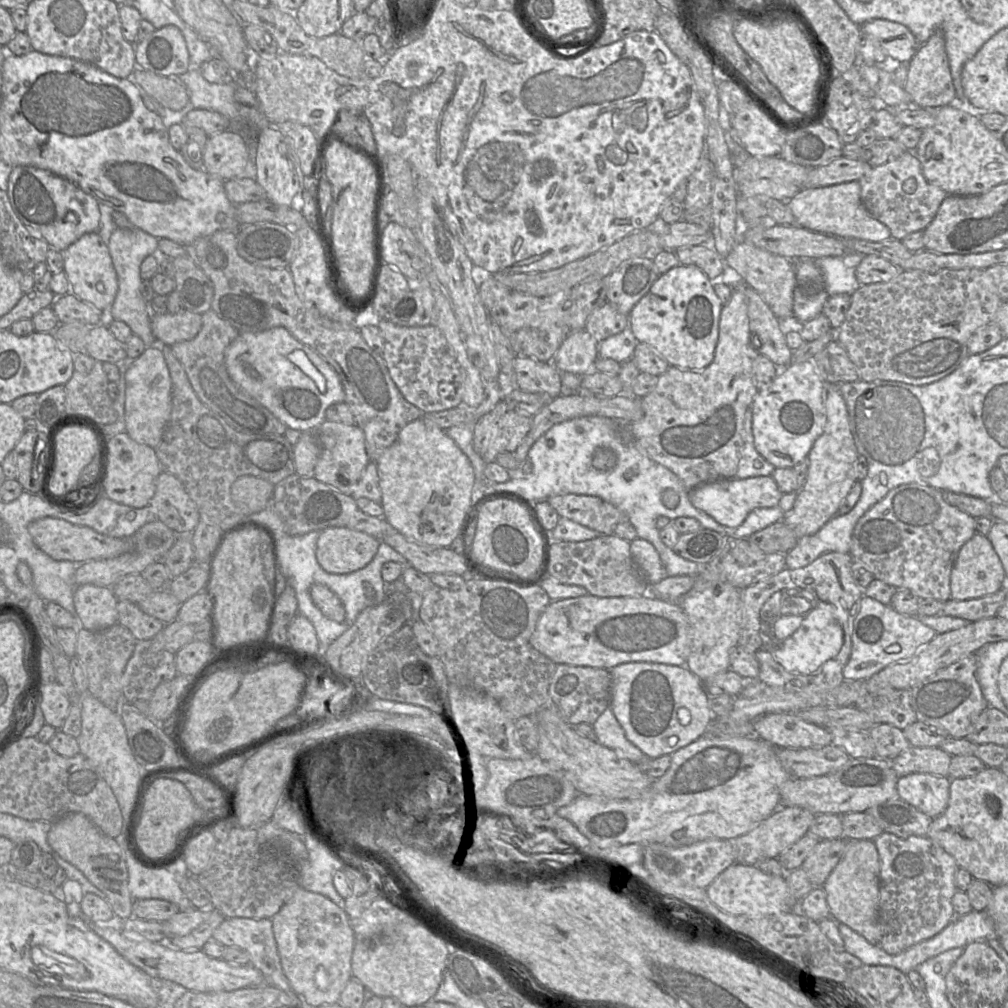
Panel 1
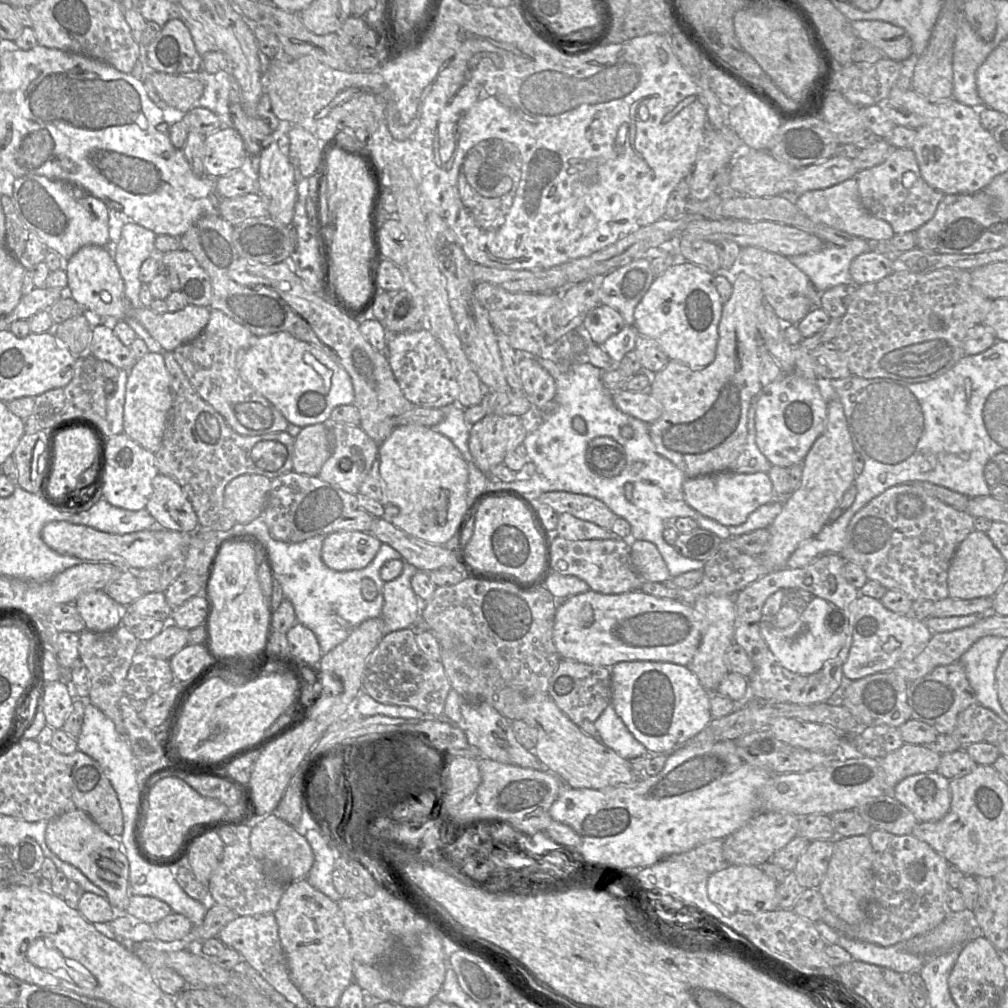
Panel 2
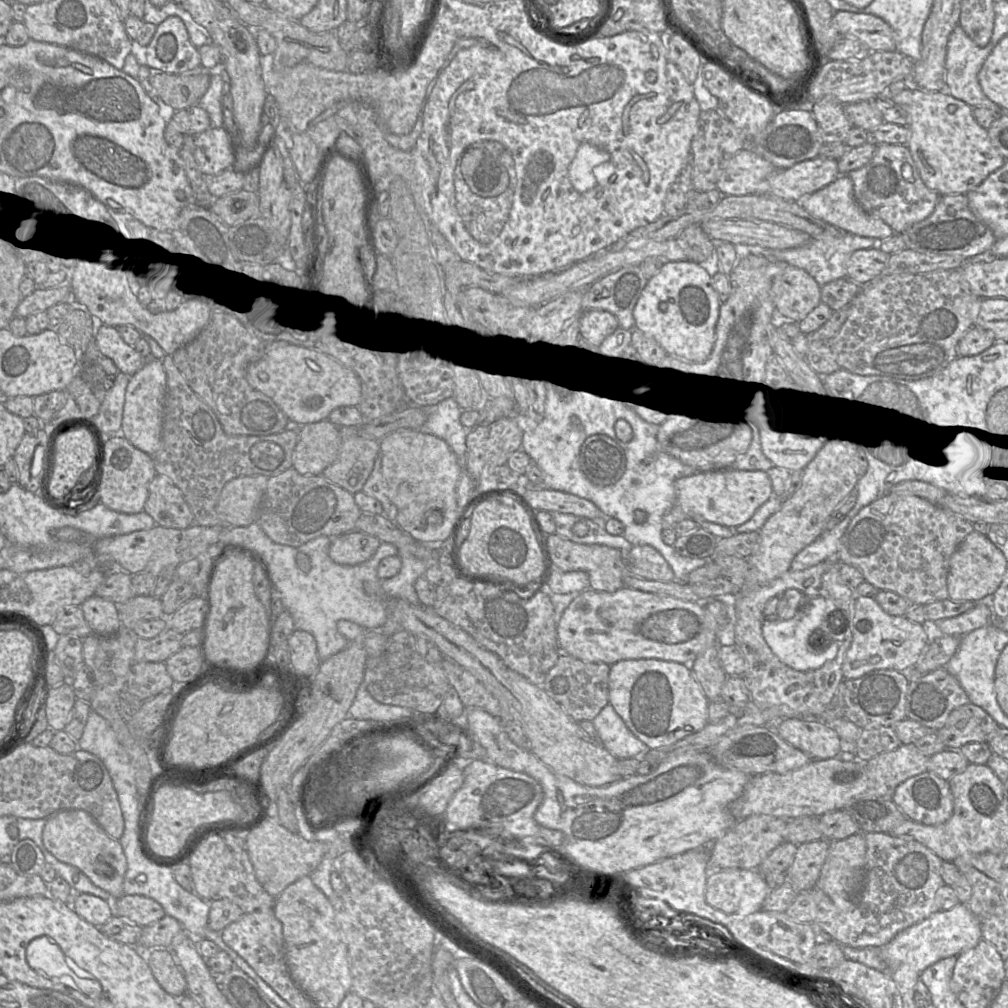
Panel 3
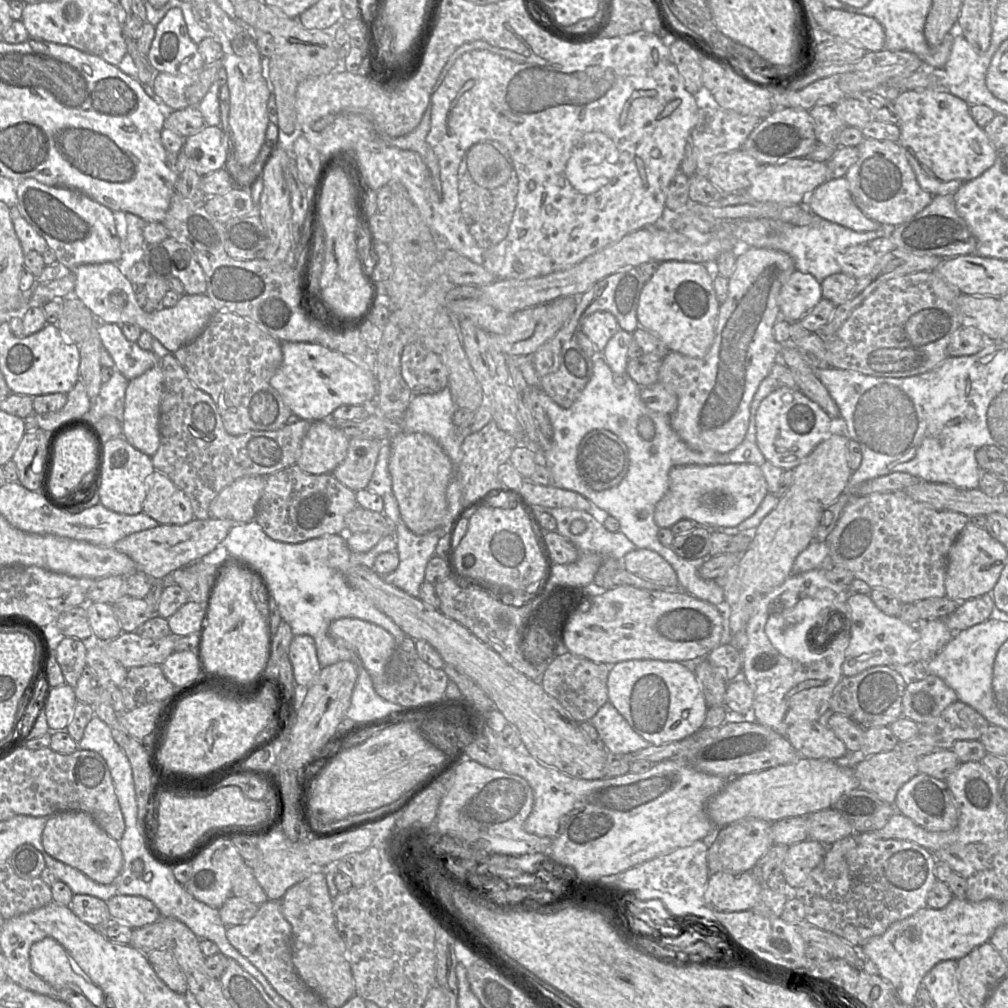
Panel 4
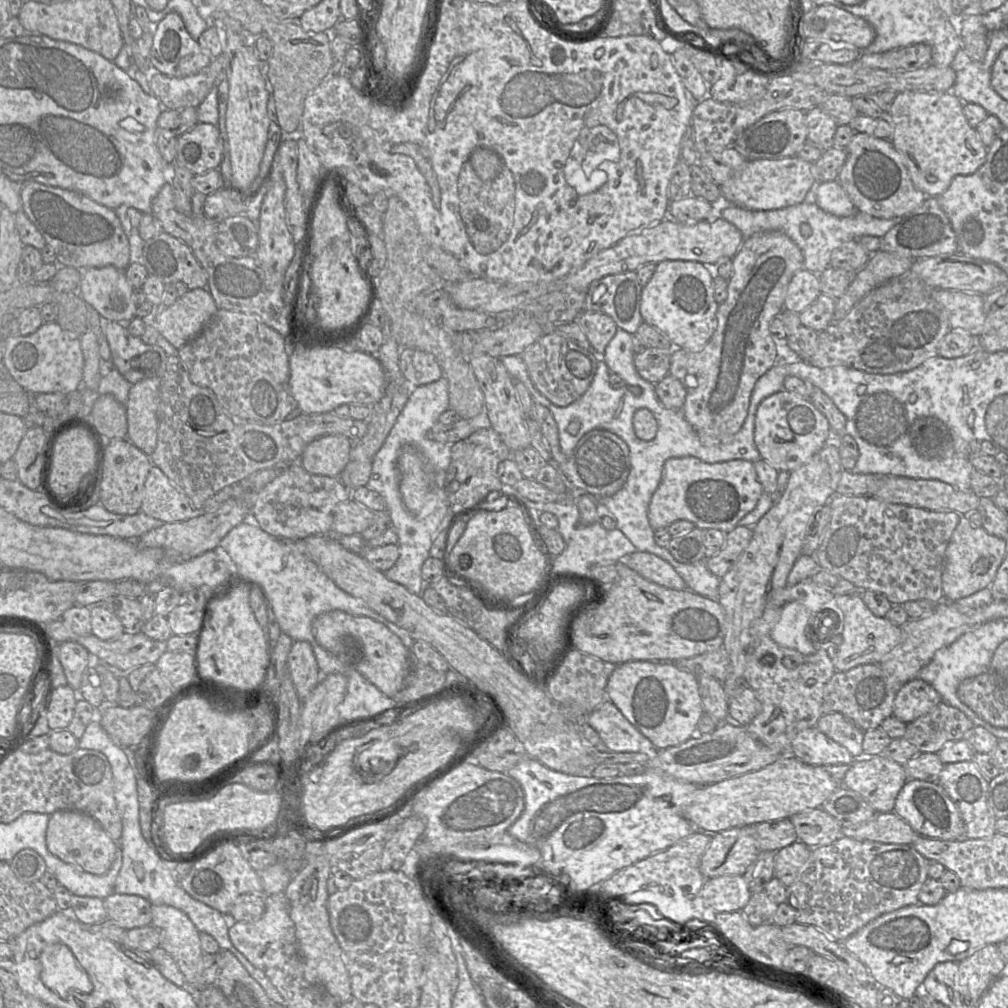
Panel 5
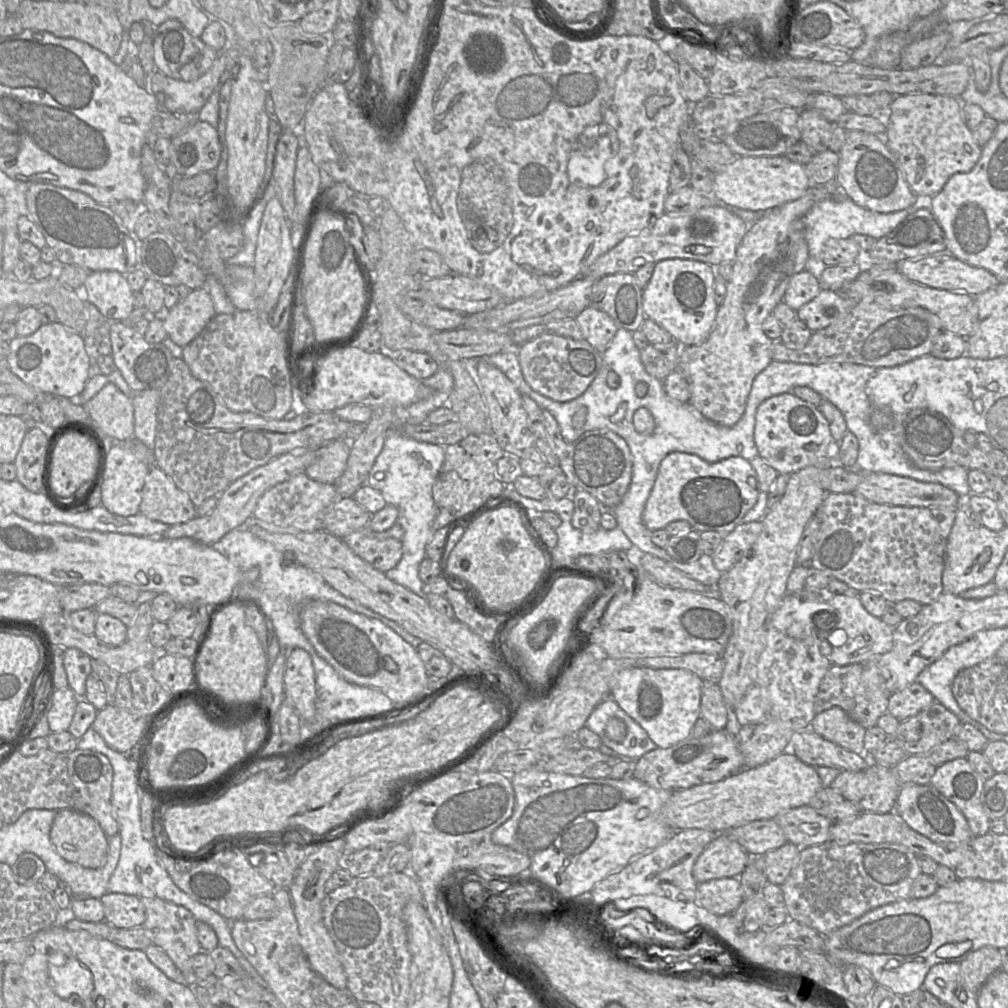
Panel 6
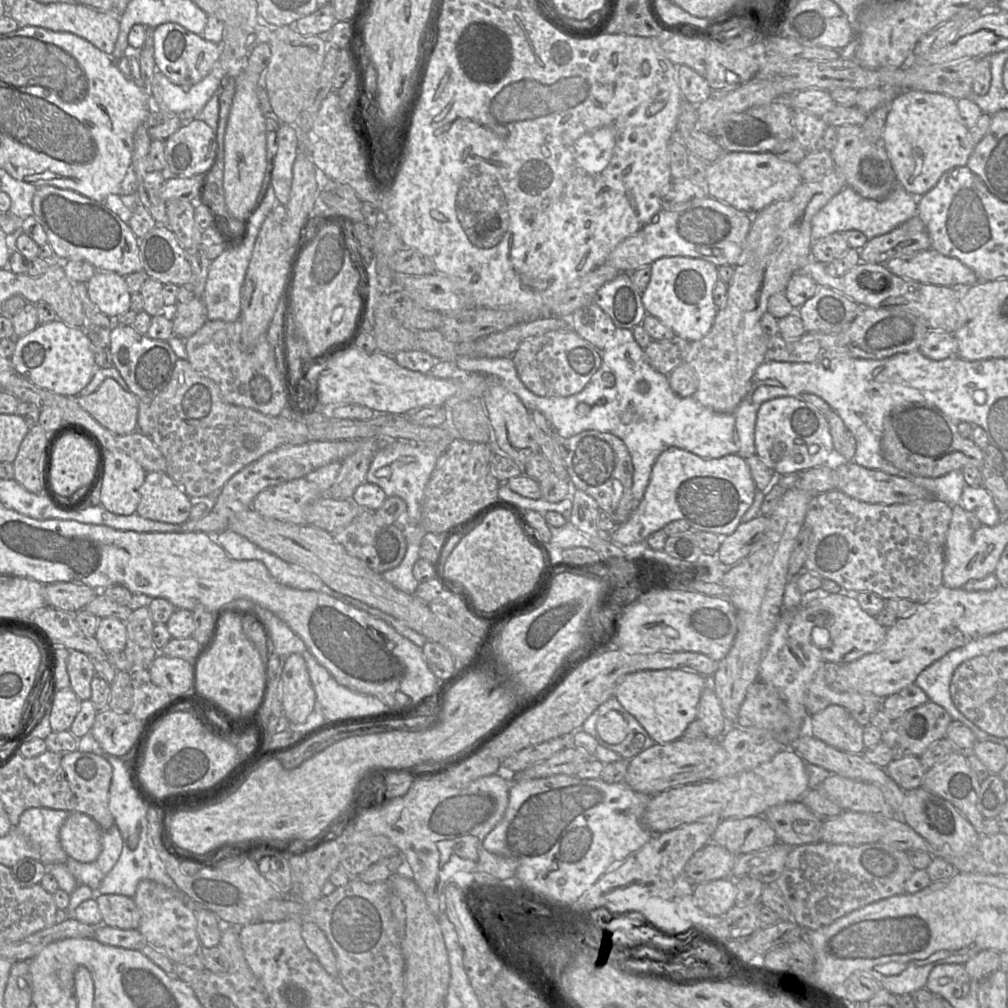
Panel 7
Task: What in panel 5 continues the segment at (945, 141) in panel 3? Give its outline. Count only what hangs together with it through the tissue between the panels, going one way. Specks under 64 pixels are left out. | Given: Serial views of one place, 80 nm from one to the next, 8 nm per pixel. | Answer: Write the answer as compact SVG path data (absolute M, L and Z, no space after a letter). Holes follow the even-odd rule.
M950 92L898 93L890 110L894 133L891 142L900 153L916 188L927 197L938 197L957 175L972 175L986 161L986 147L964 114L964 104Z

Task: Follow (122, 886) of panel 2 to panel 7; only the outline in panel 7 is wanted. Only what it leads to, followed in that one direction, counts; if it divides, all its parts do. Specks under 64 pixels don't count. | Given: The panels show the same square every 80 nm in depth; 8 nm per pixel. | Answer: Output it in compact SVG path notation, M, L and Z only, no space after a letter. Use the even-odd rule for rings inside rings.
M71 811L59 831L62 849L73 859L89 863L102 850L102 829L88 815Z

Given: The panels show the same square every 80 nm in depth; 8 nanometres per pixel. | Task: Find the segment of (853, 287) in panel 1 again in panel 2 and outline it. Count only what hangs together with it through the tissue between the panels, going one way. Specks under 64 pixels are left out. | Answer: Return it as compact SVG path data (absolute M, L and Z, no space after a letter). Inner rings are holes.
M857 237L846 246L825 245L820 251L787 257L822 293L840 284L855 285L850 274L852 260L869 251L869 243Z

